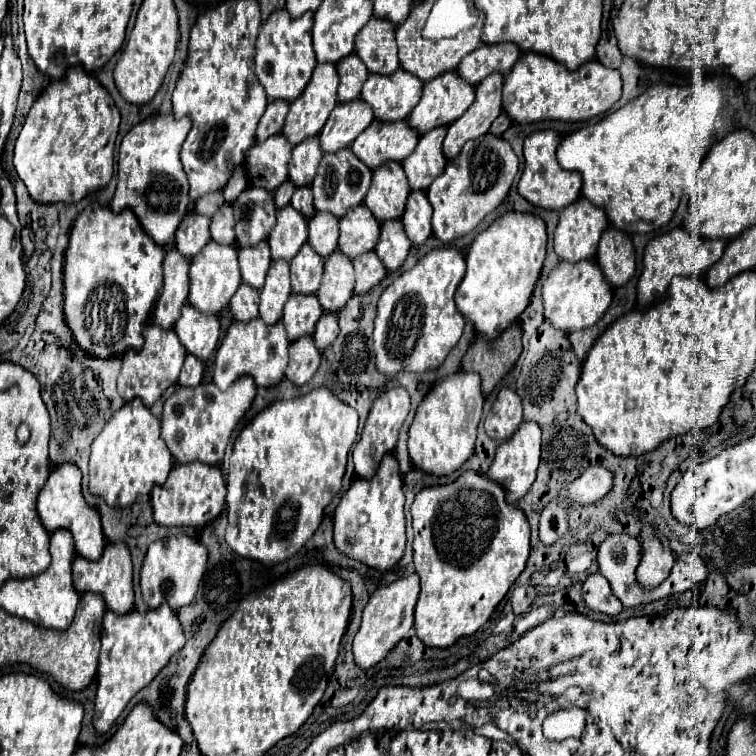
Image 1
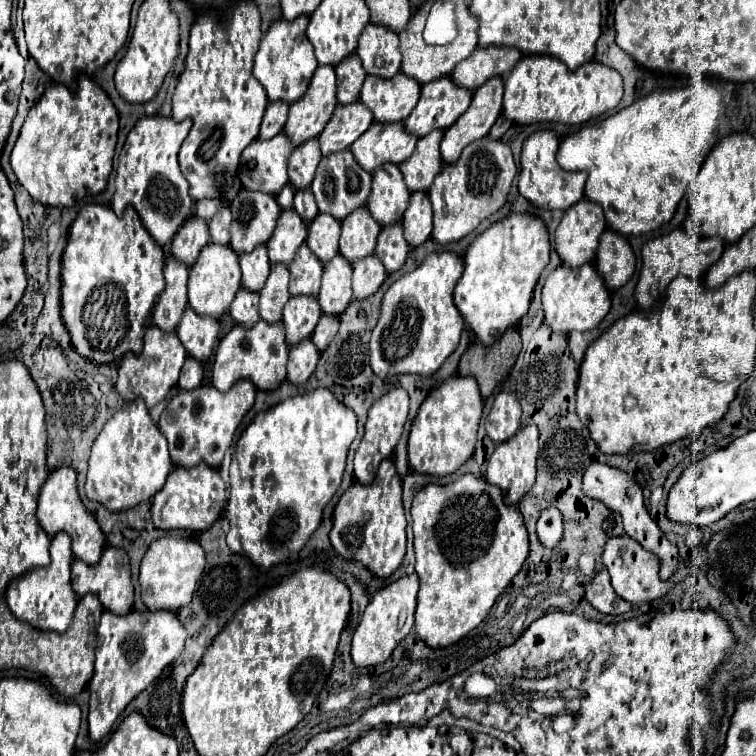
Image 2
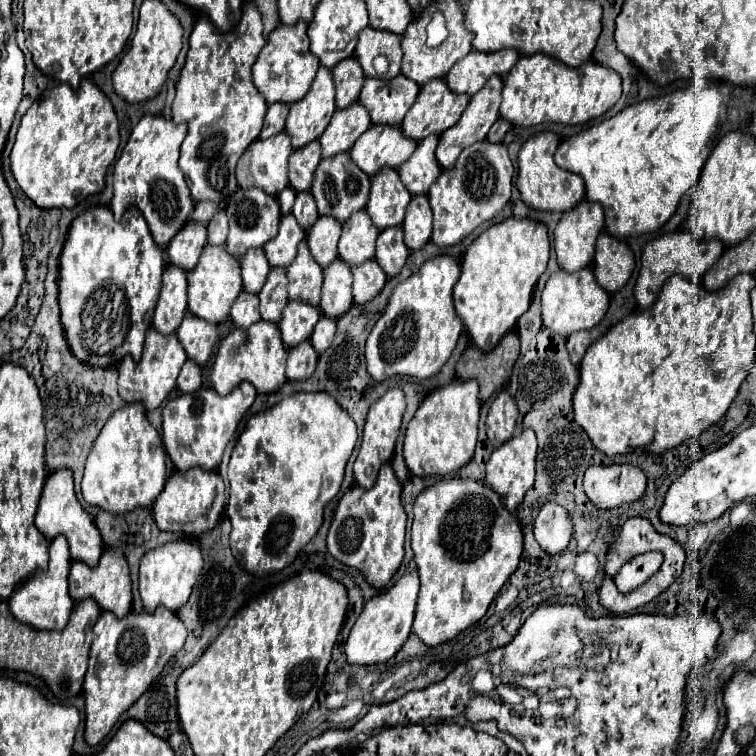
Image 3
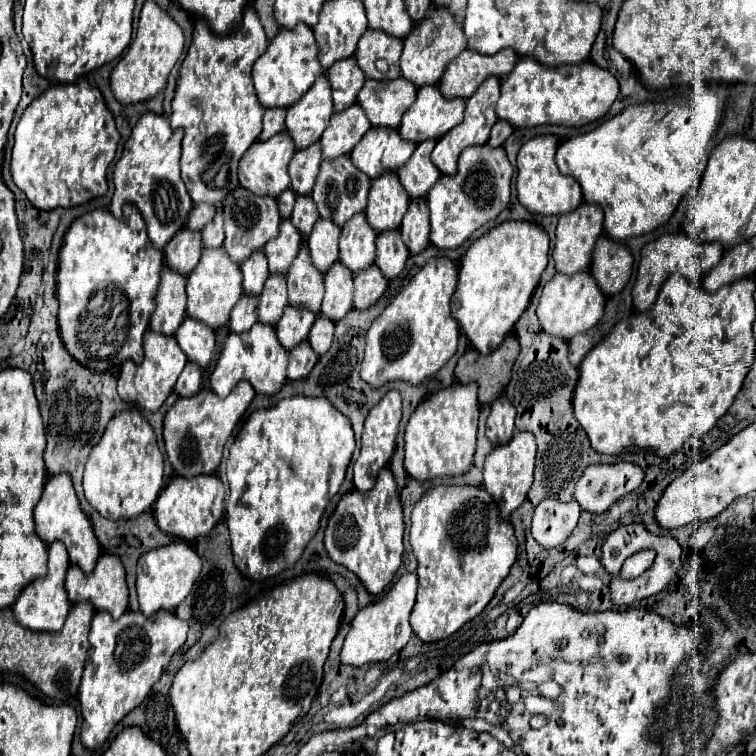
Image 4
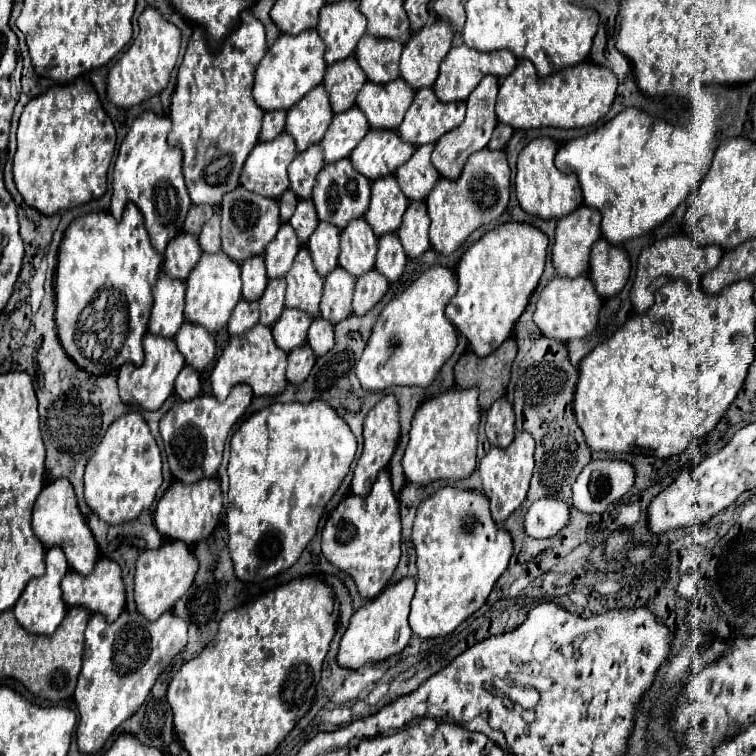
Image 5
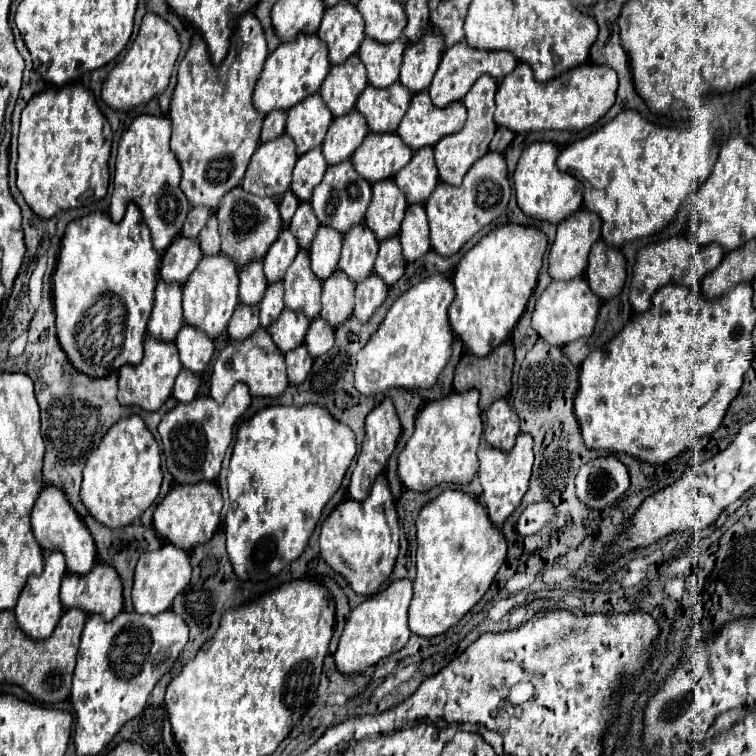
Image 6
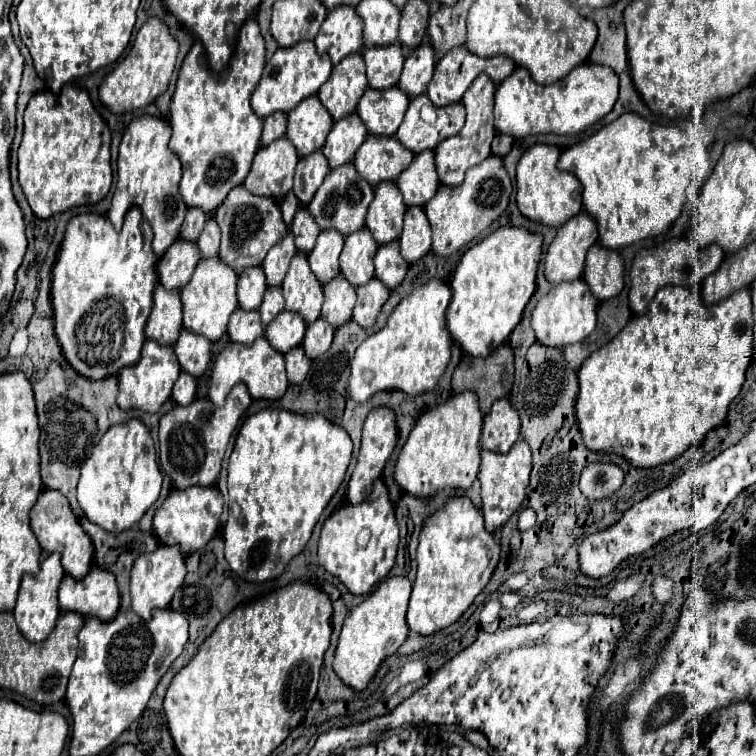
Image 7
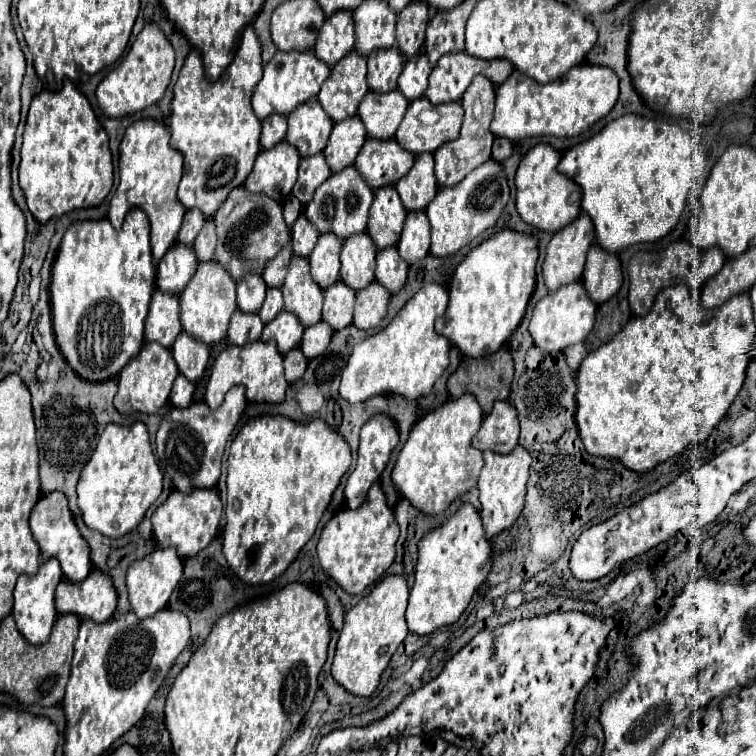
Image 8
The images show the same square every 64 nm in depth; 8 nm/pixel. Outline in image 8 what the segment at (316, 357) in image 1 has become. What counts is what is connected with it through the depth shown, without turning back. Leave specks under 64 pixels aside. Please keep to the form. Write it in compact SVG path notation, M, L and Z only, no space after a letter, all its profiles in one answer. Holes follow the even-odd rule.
M294 348L292 352L288 352L284 356L284 368L286 368L286 380L292 384L292 382L298 382L302 380L306 368L308 368L308 360L306 356L300 352L300 348Z

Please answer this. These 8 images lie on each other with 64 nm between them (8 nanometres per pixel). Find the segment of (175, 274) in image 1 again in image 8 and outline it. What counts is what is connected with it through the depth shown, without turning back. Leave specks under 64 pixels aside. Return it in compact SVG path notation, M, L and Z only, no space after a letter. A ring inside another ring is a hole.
M156 290L152 296L152 308L146 318L144 338L148 342L158 342L164 348L172 348L174 340L182 332L178 310L180 310L178 296Z

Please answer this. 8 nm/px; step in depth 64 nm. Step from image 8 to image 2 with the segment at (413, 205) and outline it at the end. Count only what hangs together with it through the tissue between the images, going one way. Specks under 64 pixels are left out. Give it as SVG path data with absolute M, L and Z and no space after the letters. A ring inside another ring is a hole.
M432 130L428 136L420 138L416 144L414 154L400 164L400 170L404 174L406 186L410 192L426 192L434 178L442 170L442 156L440 156L440 140L444 136L444 130Z

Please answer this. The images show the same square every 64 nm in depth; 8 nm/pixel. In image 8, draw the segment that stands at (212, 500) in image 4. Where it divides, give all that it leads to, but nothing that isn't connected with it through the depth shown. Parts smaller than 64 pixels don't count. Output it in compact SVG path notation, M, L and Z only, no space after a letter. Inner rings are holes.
M194 488L188 494L174 490L166 502L162 502L152 514L152 532L154 540L160 548L174 546L182 558L196 556L204 550L218 534L220 518L222 518L222 500L216 488Z

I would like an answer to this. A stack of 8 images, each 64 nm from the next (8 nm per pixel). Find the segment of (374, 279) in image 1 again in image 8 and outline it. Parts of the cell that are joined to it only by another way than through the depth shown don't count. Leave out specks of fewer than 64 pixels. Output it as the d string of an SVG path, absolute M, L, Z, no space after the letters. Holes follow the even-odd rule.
M376 280L368 284L364 290L358 290L356 306L354 306L354 324L360 330L370 330L378 326L386 314L388 300L390 300L390 292Z

